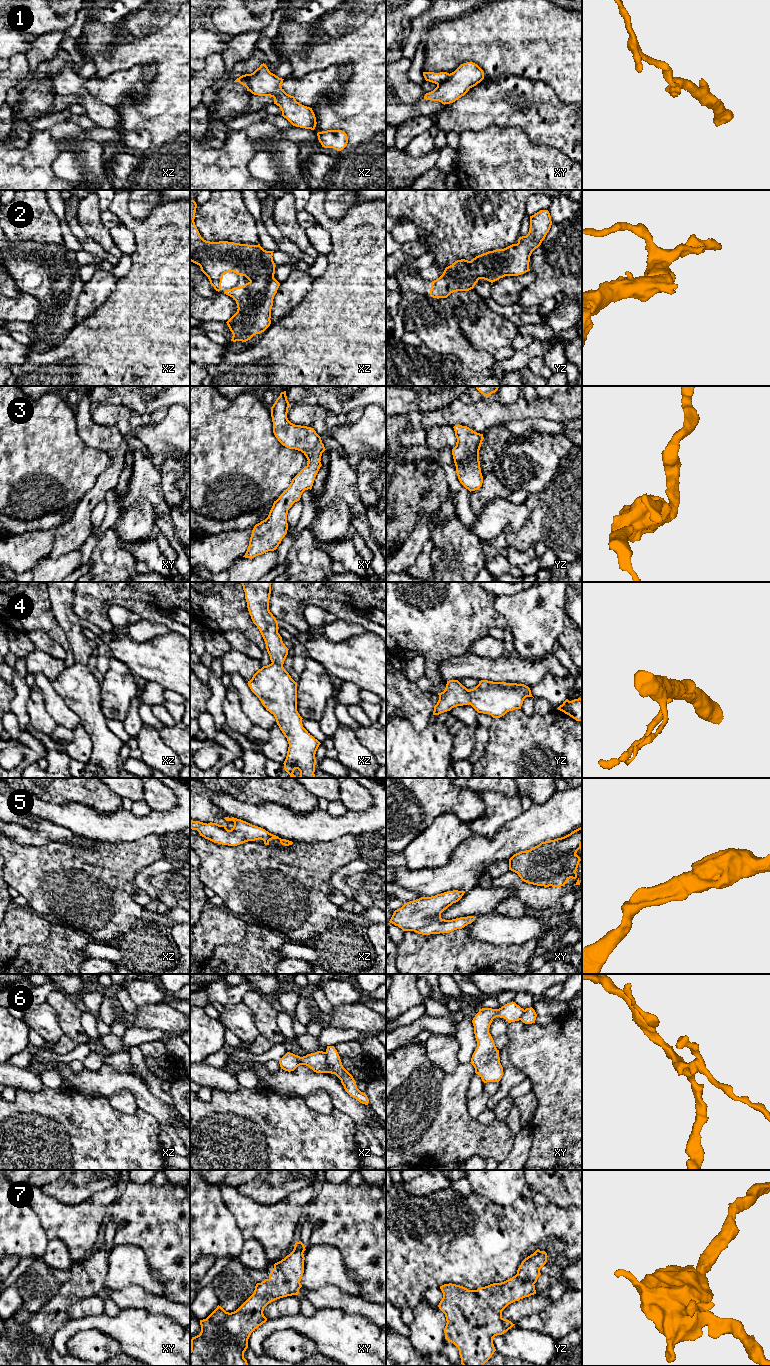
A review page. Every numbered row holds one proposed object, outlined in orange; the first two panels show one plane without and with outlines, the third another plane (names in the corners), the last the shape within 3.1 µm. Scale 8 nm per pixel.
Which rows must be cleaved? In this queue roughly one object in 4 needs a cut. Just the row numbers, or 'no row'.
1, 6

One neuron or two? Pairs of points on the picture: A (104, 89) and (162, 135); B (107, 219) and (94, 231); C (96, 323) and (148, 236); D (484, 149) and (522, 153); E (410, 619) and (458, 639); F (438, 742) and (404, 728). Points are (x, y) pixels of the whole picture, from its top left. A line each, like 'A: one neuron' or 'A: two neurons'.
A: two neurons
B: two neurons
C: one neuron
D: one neuron
E: one neuron
F: one neuron

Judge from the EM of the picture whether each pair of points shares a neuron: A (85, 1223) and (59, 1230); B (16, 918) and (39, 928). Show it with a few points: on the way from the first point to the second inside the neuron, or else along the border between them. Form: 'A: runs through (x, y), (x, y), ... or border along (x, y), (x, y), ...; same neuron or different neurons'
A: runs through (79, 1227), (65, 1227); same neuron
B: runs through (22, 924), (26, 928), (33, 928); same neuron

